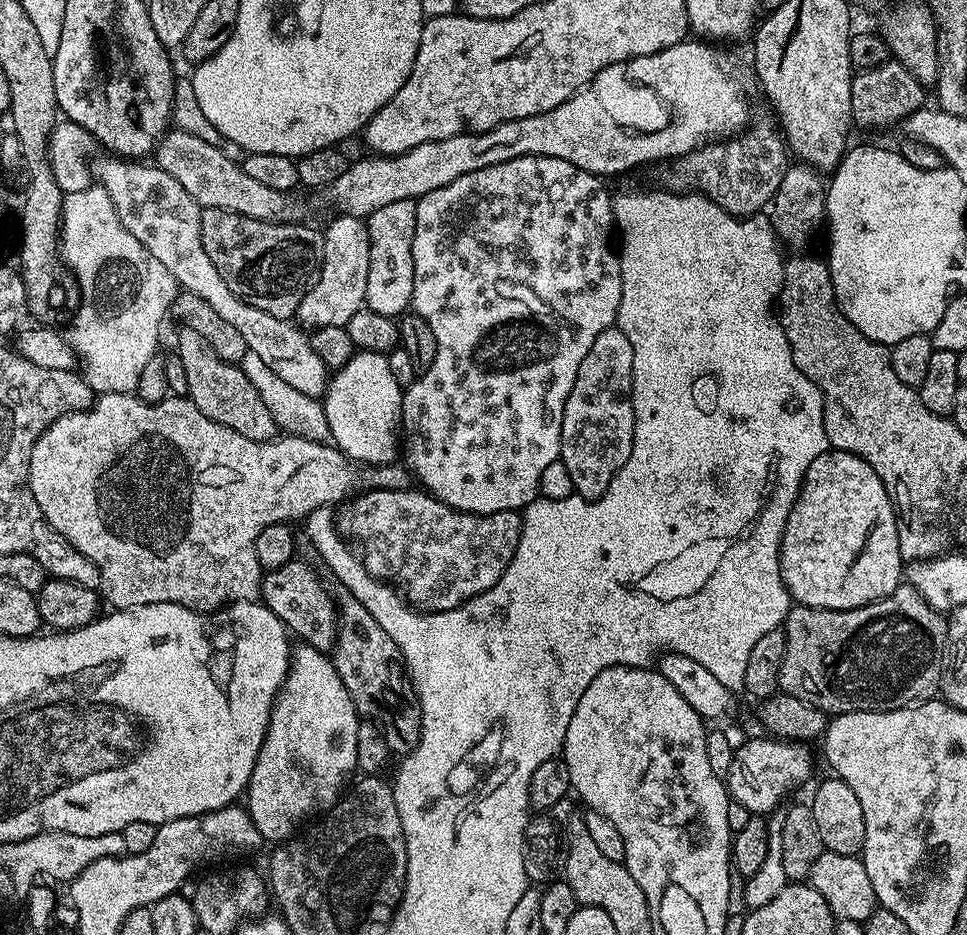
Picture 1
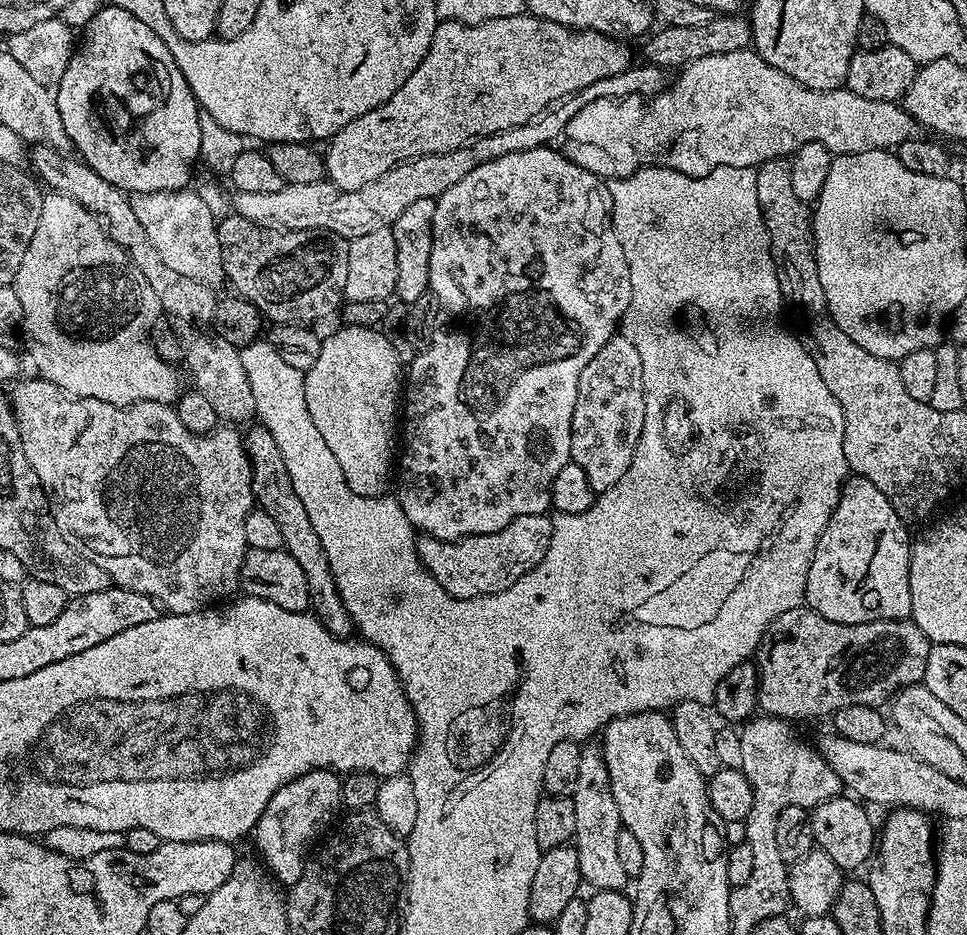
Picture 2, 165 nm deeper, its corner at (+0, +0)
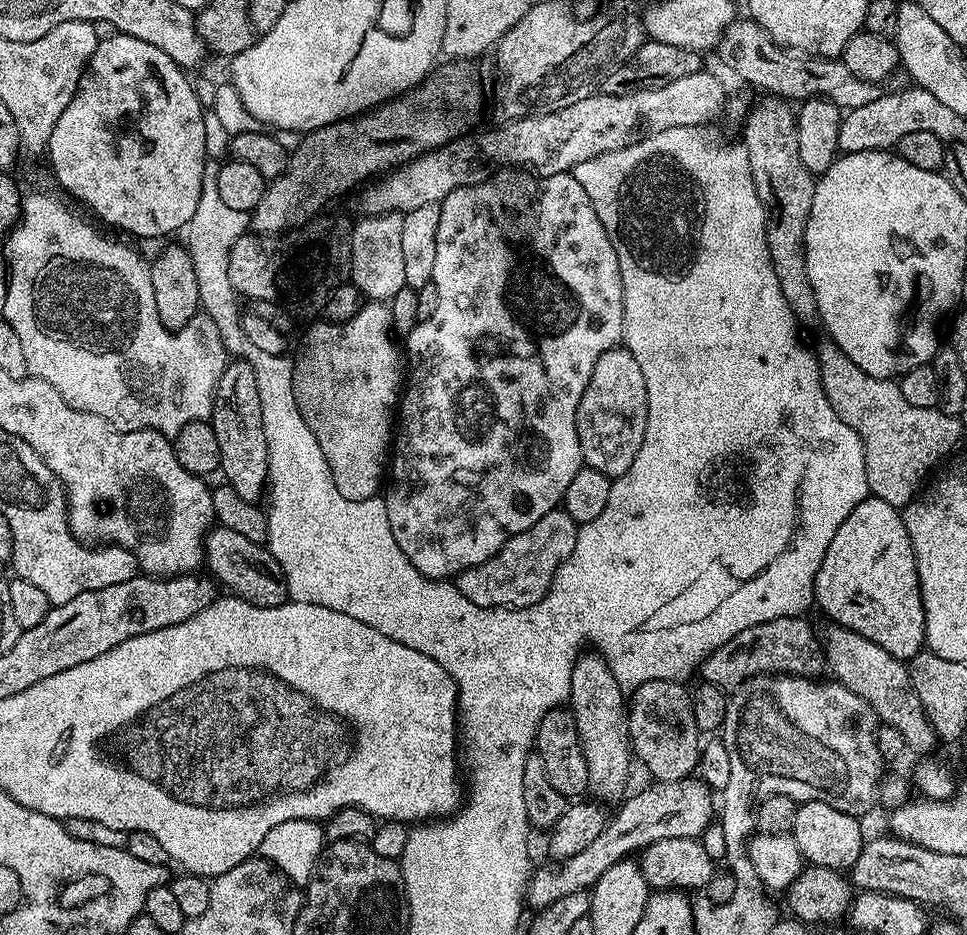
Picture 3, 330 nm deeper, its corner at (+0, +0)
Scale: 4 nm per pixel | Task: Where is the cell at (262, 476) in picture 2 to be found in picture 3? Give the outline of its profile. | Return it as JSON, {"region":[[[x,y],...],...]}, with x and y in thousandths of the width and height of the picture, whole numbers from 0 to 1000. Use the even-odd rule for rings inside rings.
{"region":[[[244,383],[233,388],[232,397],[223,410],[217,452],[225,468],[231,512],[242,524],[246,524],[249,533],[268,536],[277,520],[277,478],[275,464],[271,461],[271,430],[267,430],[267,409],[263,409],[263,396],[252,385]]]}

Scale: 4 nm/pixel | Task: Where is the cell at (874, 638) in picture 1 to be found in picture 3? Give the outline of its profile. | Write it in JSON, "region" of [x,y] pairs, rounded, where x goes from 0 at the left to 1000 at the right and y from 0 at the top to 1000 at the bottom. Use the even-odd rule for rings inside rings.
{"region":[[[810,659],[800,665],[788,665],[784,670],[776,670],[776,674],[767,674],[755,687],[743,691],[743,695],[734,698],[728,709],[723,711],[722,723],[727,730],[737,732],[748,738],[757,738],[777,727],[780,723],[791,721],[826,721],[839,724],[840,719],[850,714],[850,693],[840,681],[840,672],[835,662],[821,659]]]}

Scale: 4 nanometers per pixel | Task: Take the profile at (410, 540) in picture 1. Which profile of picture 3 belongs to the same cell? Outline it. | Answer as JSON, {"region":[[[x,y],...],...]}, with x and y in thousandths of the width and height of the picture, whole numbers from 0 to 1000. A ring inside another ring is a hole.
{"region":[[[585,547],[565,550],[548,567],[532,571],[502,603],[487,607],[471,617],[469,624],[490,648],[499,650],[547,650],[559,642],[571,628],[575,612],[594,588],[598,575],[597,558]]]}

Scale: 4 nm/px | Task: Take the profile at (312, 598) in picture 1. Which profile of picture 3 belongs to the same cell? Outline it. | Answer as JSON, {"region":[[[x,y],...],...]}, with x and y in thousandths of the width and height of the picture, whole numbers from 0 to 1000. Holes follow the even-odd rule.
{"region":[[[223,563],[211,575],[211,603],[224,626],[233,625],[239,636],[272,650],[285,650],[298,642],[298,628],[287,601],[273,582],[259,580],[242,567]]]}

